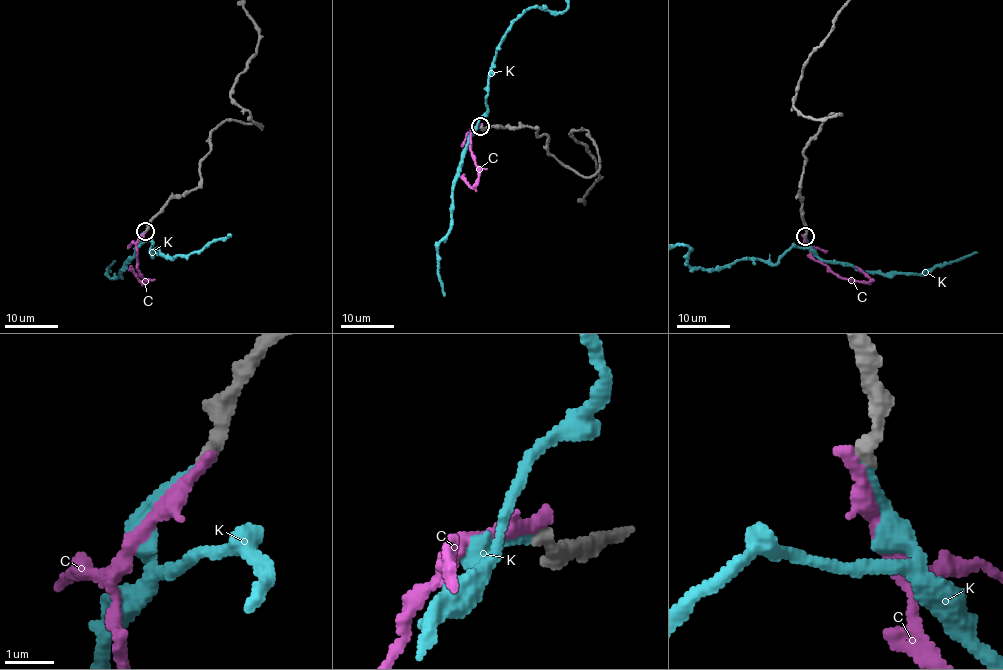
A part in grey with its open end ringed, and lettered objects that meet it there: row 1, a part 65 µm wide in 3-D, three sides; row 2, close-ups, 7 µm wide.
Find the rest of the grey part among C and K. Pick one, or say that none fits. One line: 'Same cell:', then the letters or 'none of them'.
Same cell: K

